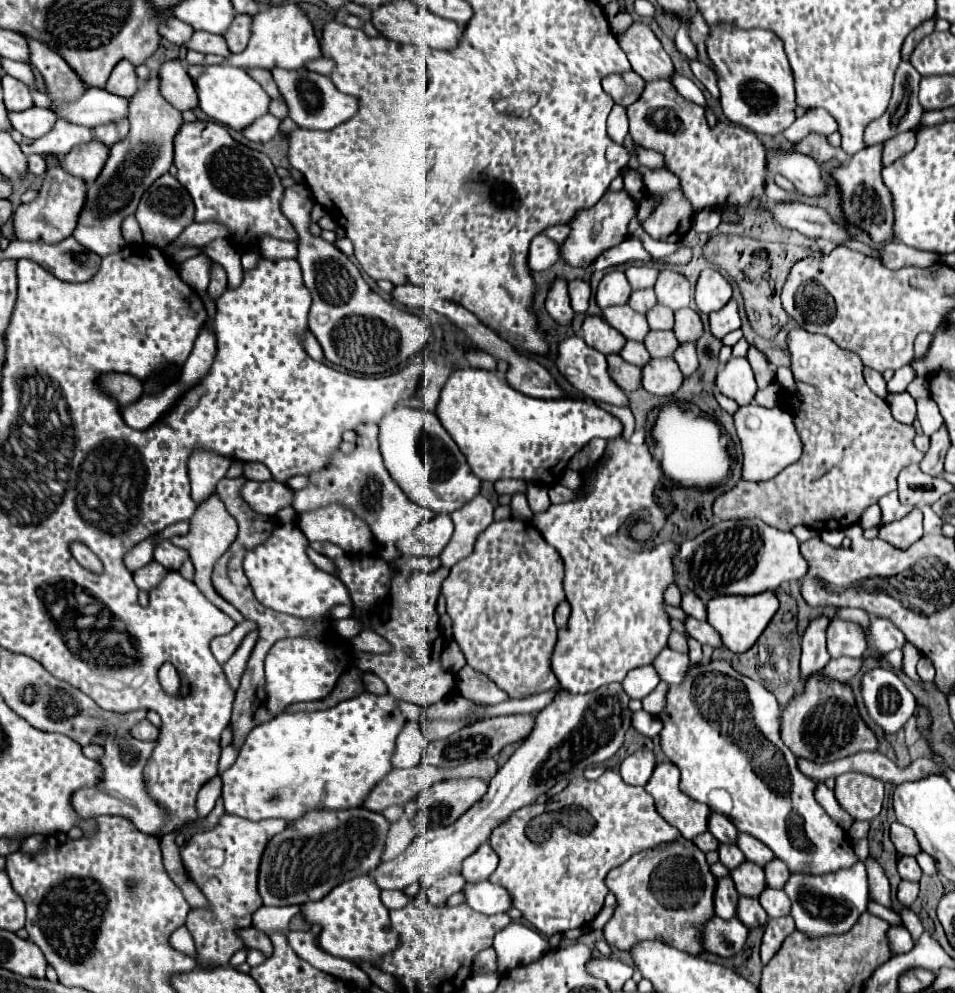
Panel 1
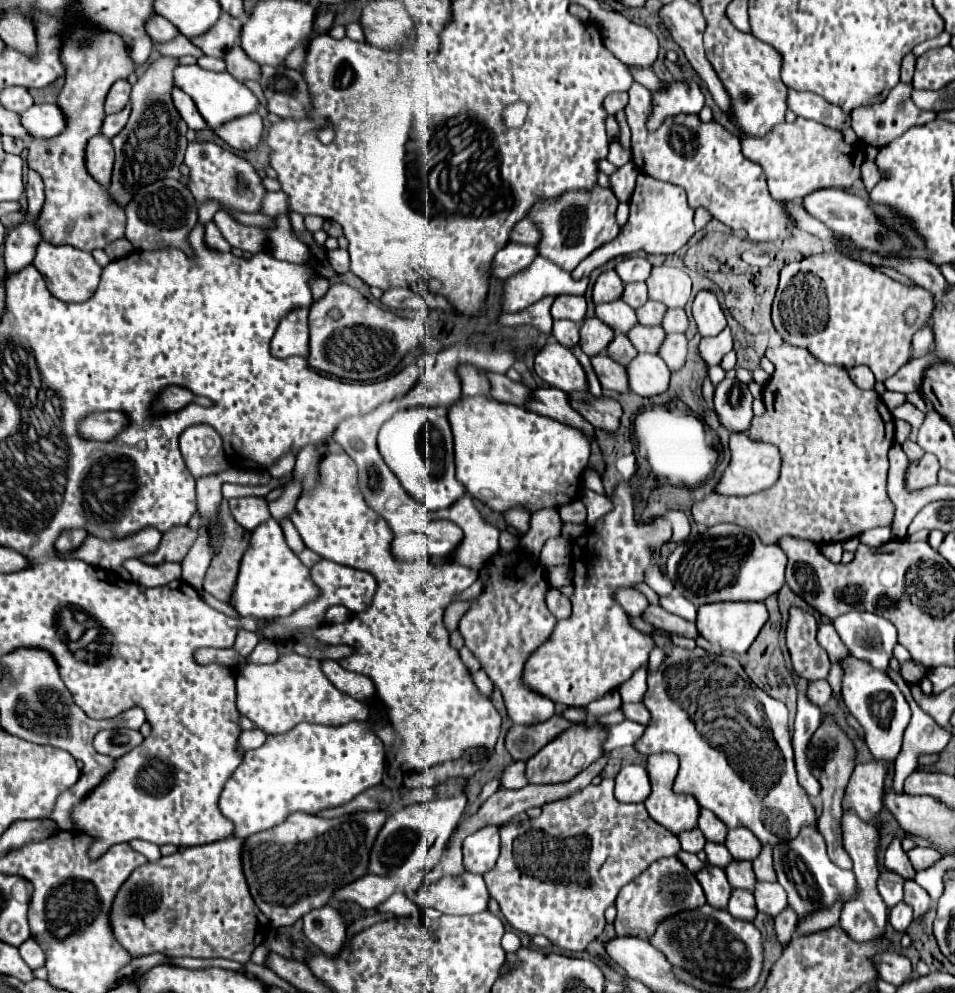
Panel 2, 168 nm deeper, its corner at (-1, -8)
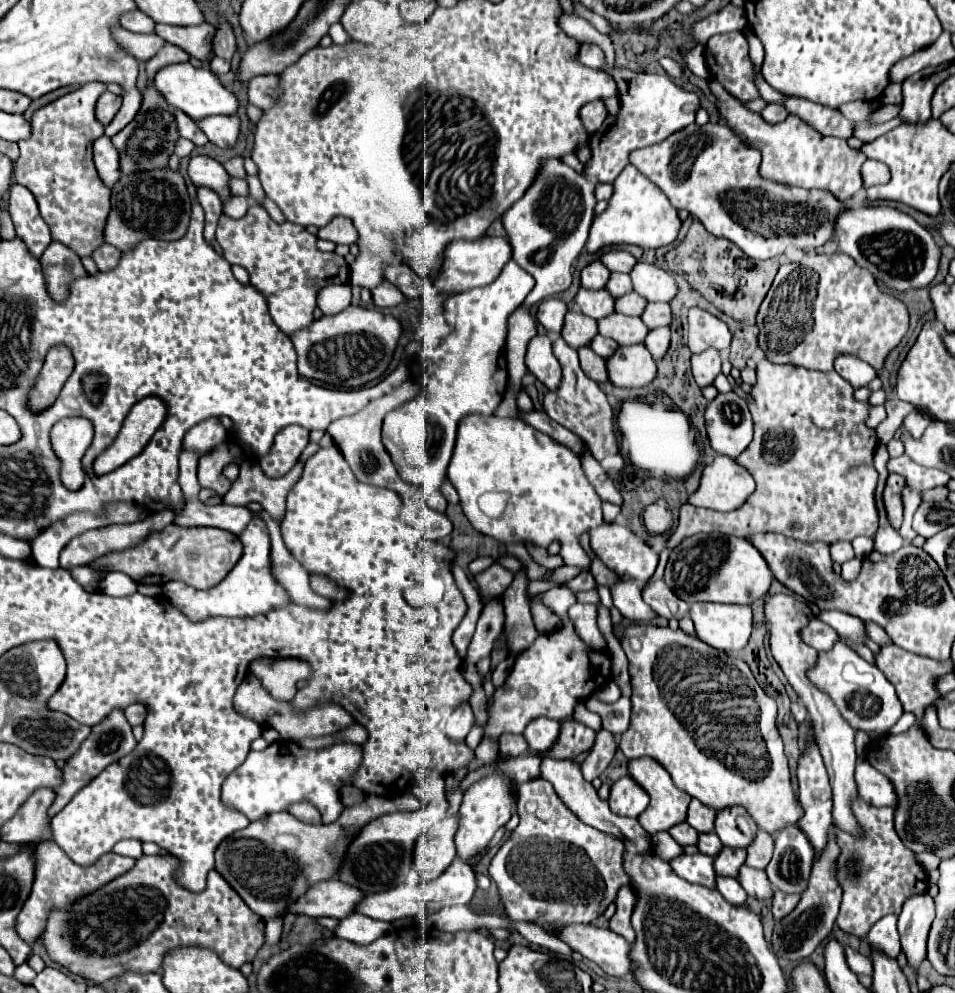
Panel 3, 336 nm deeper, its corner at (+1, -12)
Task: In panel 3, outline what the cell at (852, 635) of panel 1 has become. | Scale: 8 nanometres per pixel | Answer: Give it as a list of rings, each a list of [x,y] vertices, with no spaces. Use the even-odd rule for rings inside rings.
[[[812,619],[808,627],[802,631],[802,639],[808,641],[808,645],[818,651],[828,651],[838,641],[838,633],[824,621]]]

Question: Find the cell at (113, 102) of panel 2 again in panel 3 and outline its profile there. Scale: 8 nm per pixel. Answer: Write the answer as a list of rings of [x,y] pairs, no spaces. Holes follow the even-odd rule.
[[[110,91],[102,93],[102,97],[96,103],[96,117],[98,117],[98,121],[102,125],[108,125],[112,121],[112,117],[118,113],[120,105],[122,105],[122,97],[120,95],[114,95]]]

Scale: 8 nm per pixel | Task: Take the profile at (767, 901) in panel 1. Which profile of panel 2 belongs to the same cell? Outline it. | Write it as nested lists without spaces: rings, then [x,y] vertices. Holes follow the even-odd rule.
[[[756,881],[754,887],[756,907],[758,911],[764,911],[766,915],[776,917],[786,907],[786,891],[780,883],[768,883],[768,881]]]

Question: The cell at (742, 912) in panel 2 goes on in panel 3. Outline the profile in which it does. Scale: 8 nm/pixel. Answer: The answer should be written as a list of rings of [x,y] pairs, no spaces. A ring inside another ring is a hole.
[[[716,877],[716,887],[722,893],[722,897],[730,903],[730,905],[746,905],[748,895],[744,893],[742,885],[736,879],[730,877]]]

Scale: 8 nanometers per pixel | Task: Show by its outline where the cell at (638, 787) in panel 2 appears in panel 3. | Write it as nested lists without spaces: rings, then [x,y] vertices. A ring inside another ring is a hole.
[[[626,775],[612,785],[608,805],[616,815],[638,817],[648,807],[648,801],[650,801],[648,793],[634,779]]]

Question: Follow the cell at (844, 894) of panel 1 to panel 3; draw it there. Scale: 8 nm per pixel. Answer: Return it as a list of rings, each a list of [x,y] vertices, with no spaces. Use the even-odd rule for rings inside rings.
[[[790,825],[780,831],[774,847],[774,855],[766,867],[766,875],[774,889],[792,895],[802,895],[808,889],[808,877],[818,851],[808,841],[806,833]]]

